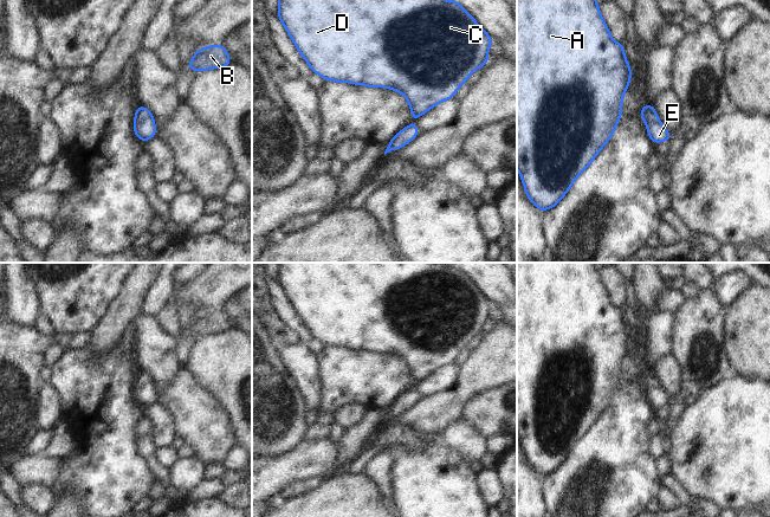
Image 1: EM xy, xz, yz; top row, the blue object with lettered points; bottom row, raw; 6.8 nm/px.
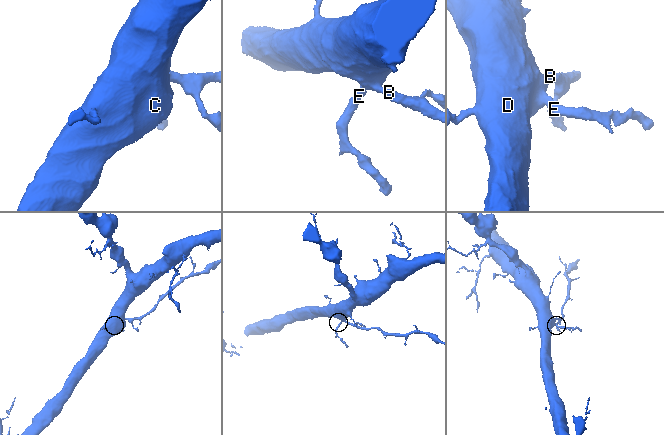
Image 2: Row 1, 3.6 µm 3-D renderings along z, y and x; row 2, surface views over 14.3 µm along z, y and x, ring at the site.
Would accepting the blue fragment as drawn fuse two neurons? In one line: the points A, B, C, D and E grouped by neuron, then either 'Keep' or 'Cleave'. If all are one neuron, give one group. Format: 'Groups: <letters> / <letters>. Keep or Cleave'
Groups: A B C D E. Keep.

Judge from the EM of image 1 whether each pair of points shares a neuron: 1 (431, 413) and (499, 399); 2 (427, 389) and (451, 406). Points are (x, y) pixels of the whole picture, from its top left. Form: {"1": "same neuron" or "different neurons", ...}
{"1": "different neurons", "2": "different neurons"}

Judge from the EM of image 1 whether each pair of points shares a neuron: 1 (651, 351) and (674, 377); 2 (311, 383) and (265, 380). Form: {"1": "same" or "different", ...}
{"1": "different", "2": "different"}

